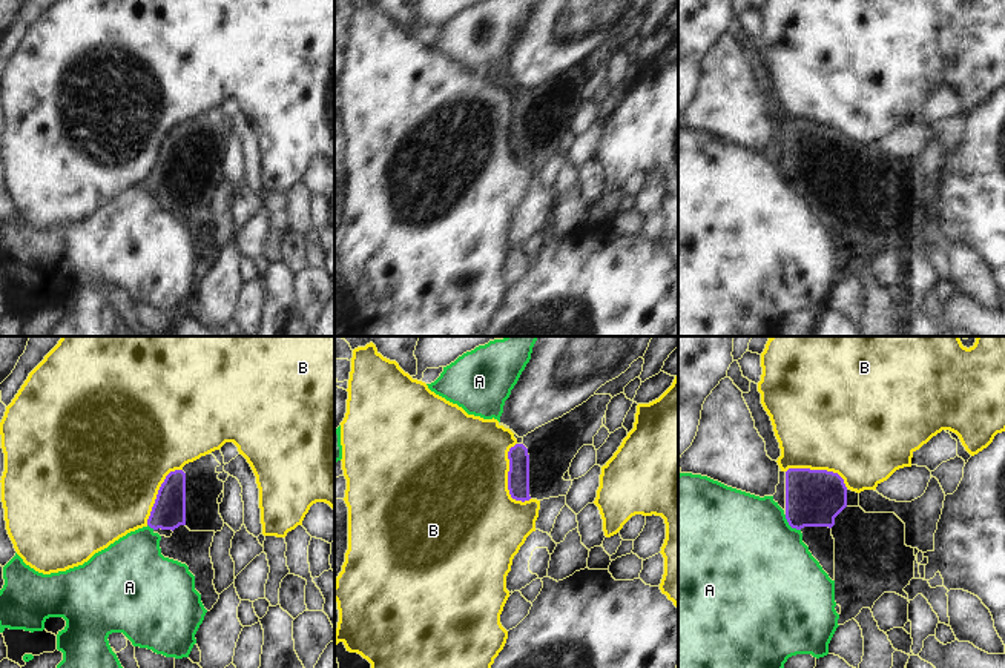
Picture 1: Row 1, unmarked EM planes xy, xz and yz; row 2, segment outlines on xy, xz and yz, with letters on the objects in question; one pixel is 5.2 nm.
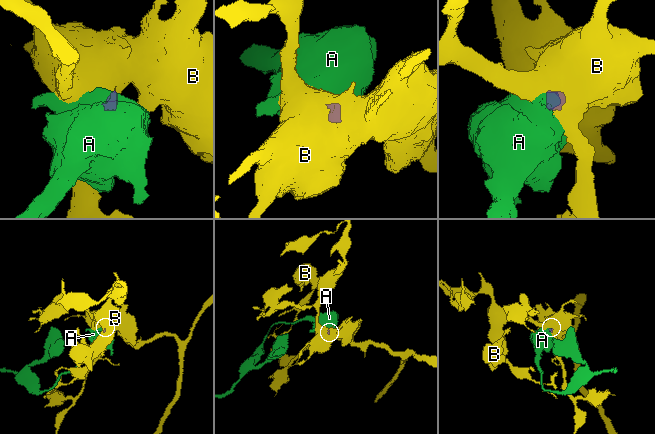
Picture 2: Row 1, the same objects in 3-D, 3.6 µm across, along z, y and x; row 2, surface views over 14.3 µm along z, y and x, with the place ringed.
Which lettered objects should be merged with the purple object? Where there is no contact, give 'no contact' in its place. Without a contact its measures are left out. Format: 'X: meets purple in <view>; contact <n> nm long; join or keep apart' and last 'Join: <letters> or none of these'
A: meets purple in yz; contact 120 nm long; keep apart
B: meets purple in xz; contact 320 nm long; join
Join: B

